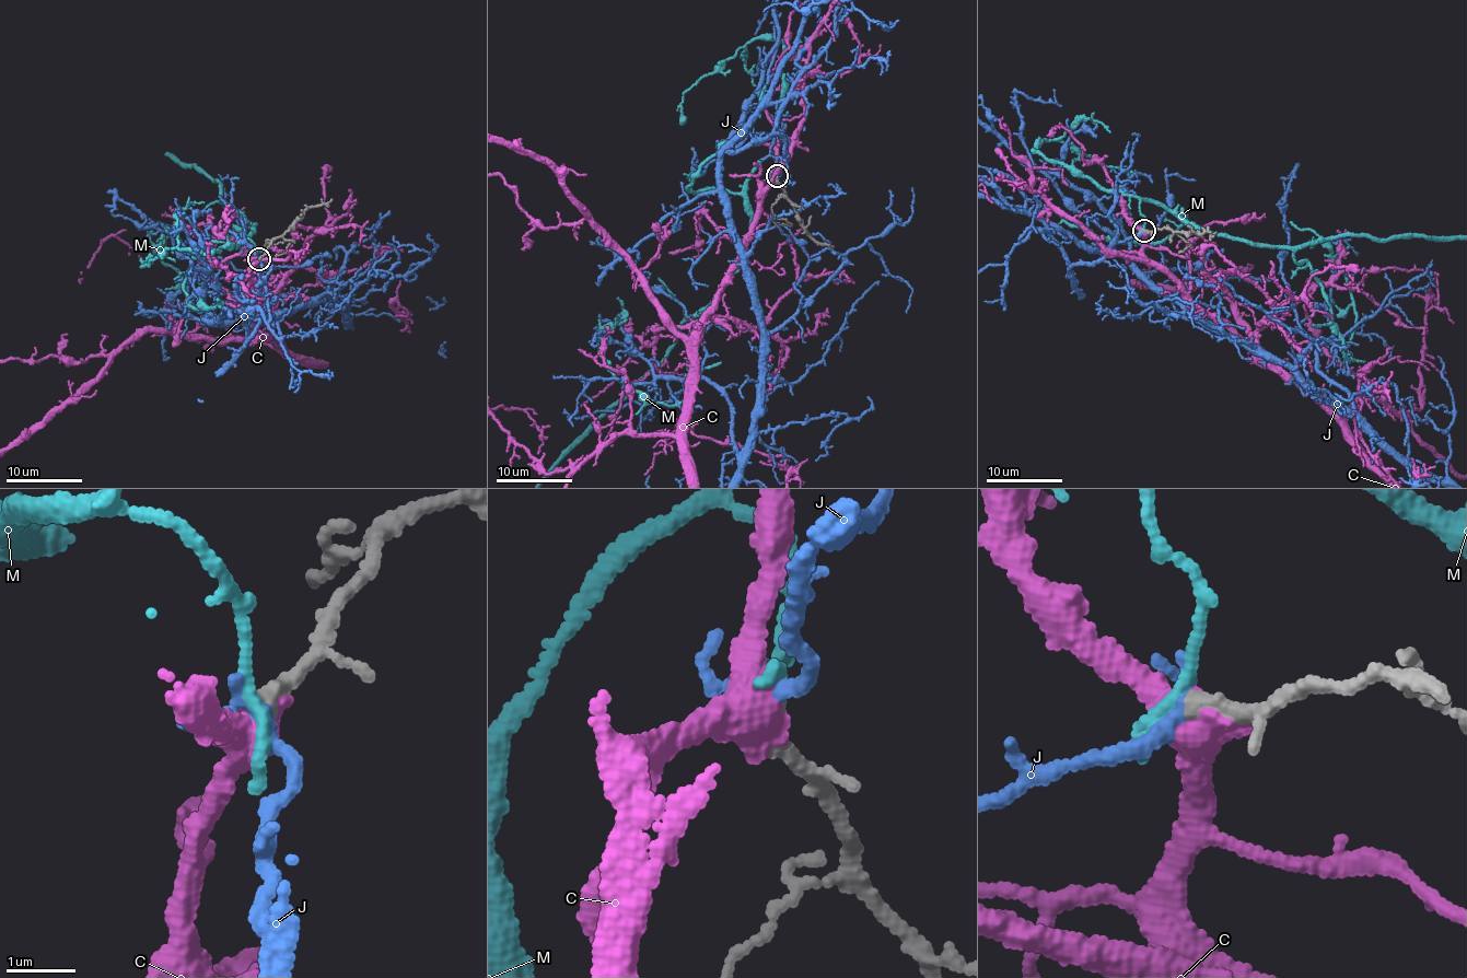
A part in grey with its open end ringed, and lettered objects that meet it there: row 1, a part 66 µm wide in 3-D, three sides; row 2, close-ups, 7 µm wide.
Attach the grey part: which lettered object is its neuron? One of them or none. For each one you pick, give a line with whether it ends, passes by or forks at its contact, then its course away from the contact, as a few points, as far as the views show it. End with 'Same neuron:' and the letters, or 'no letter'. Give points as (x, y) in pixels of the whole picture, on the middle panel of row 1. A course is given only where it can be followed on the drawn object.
J: it passes by
Same neuron: J

